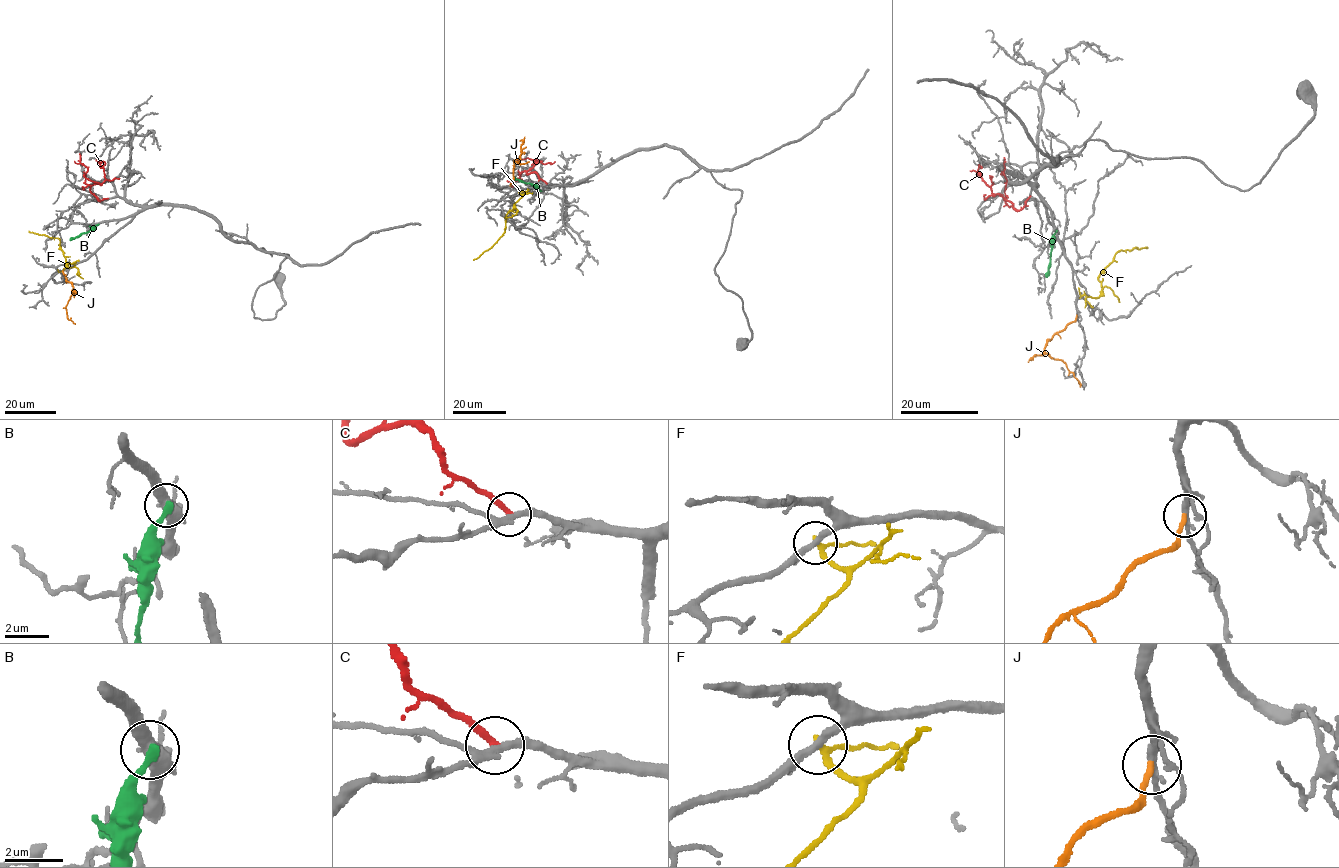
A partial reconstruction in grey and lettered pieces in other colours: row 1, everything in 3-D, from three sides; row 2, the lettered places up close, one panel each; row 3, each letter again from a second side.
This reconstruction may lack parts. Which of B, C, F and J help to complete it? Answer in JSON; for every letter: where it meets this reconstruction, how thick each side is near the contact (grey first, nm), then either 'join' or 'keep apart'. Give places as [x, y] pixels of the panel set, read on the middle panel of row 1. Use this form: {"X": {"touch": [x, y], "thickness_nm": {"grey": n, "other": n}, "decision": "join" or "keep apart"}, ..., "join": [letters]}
{"B": {"touch": [540, 190], "thickness_nm": {"grey": 440, "other": 280}, "decision": "keep apart"}, "C": {"touch": [546, 183], "thickness_nm": {"grey": 280, "other": 240}, "decision": "keep apart"}, "F": {"touch": [518, 191], "thickness_nm": {"grey": 280, "other": 170}, "decision": "keep apart"}, "J": {"touch": [510, 185], "thickness_nm": {"grey": 320, "other": 200}, "decision": "join"}, "join": ["J"]}

